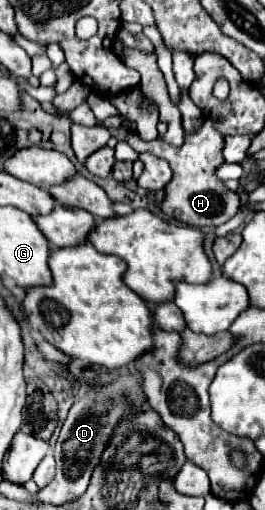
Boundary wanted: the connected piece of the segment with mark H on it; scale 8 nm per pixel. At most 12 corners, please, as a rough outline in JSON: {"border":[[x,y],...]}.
{"border":[[216,119],[182,147],[126,141],[162,157],[174,177],[160,209],[192,227],[218,227],[240,207],[214,177],[224,163]]}

